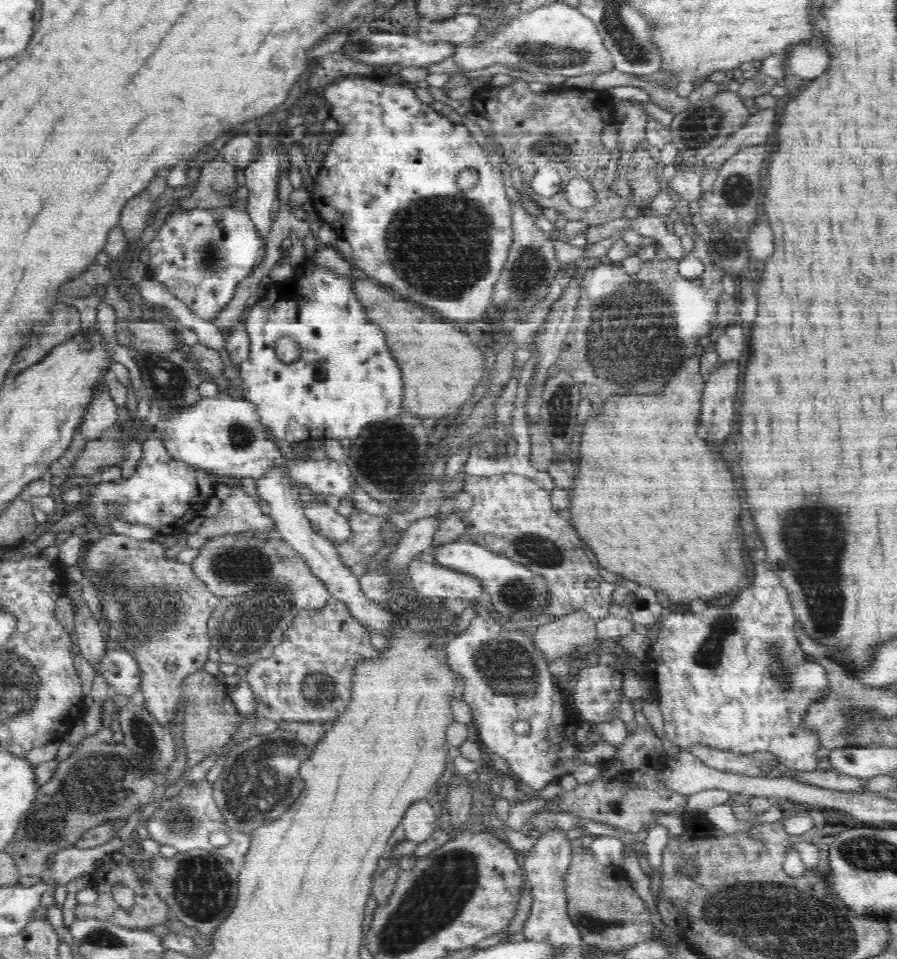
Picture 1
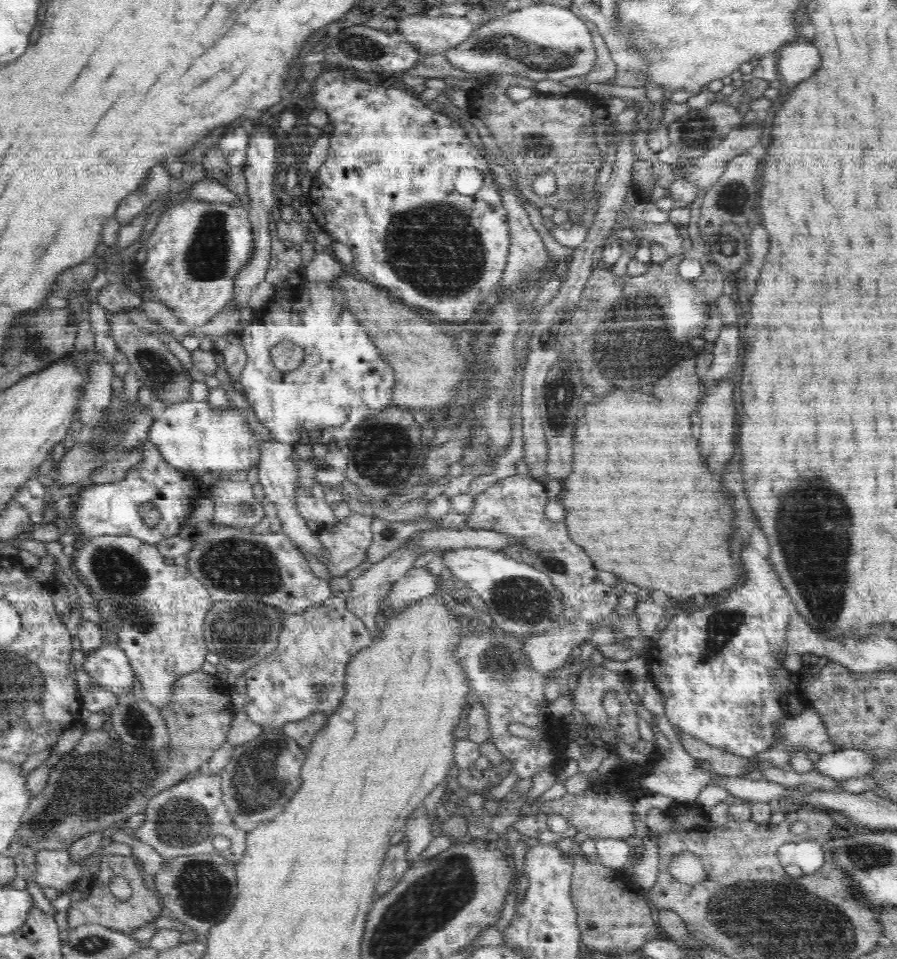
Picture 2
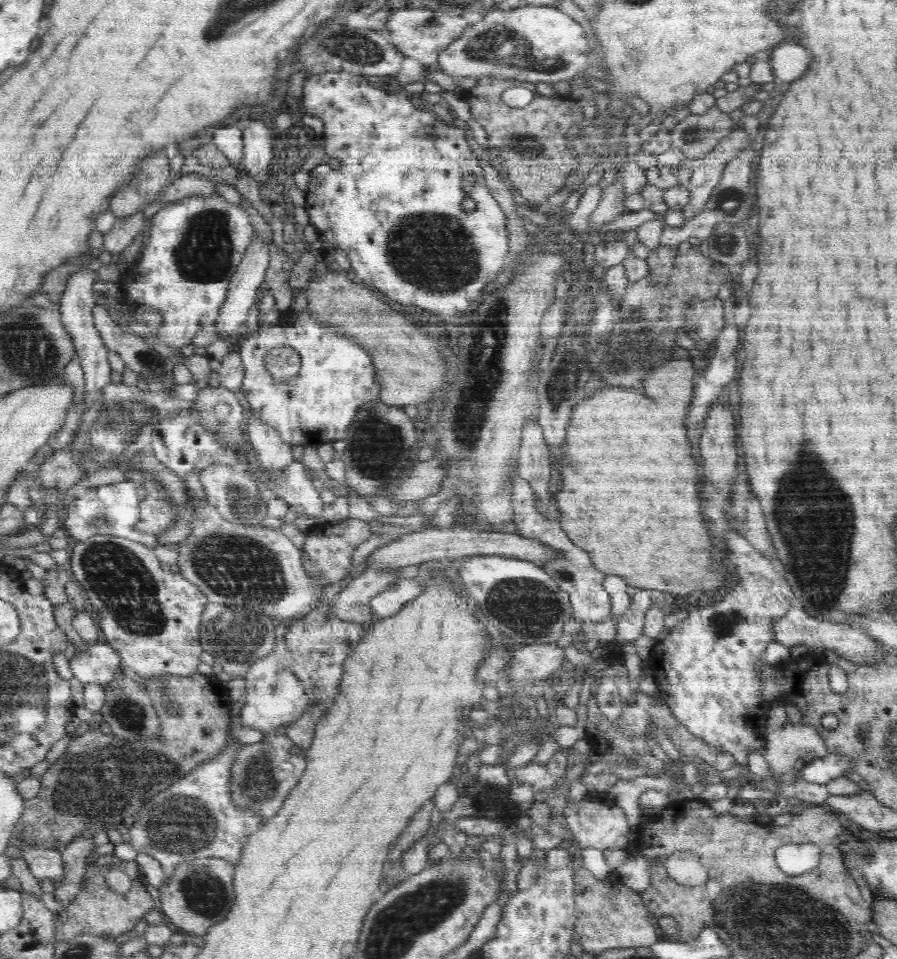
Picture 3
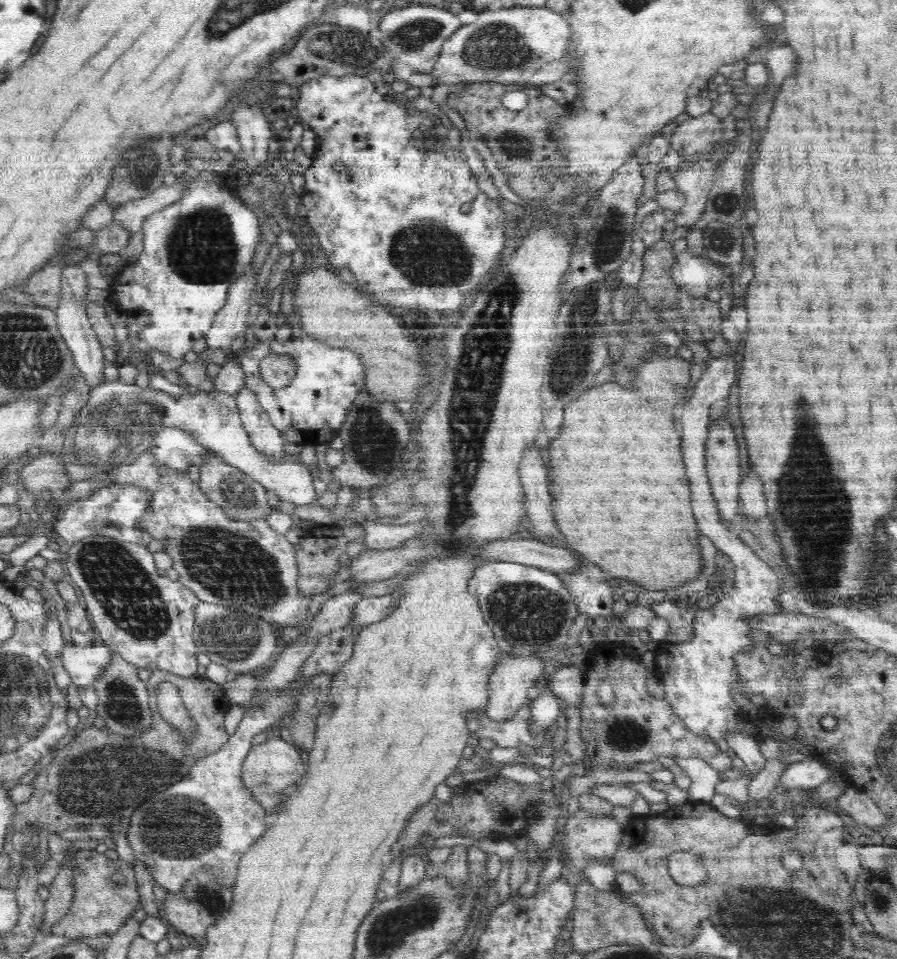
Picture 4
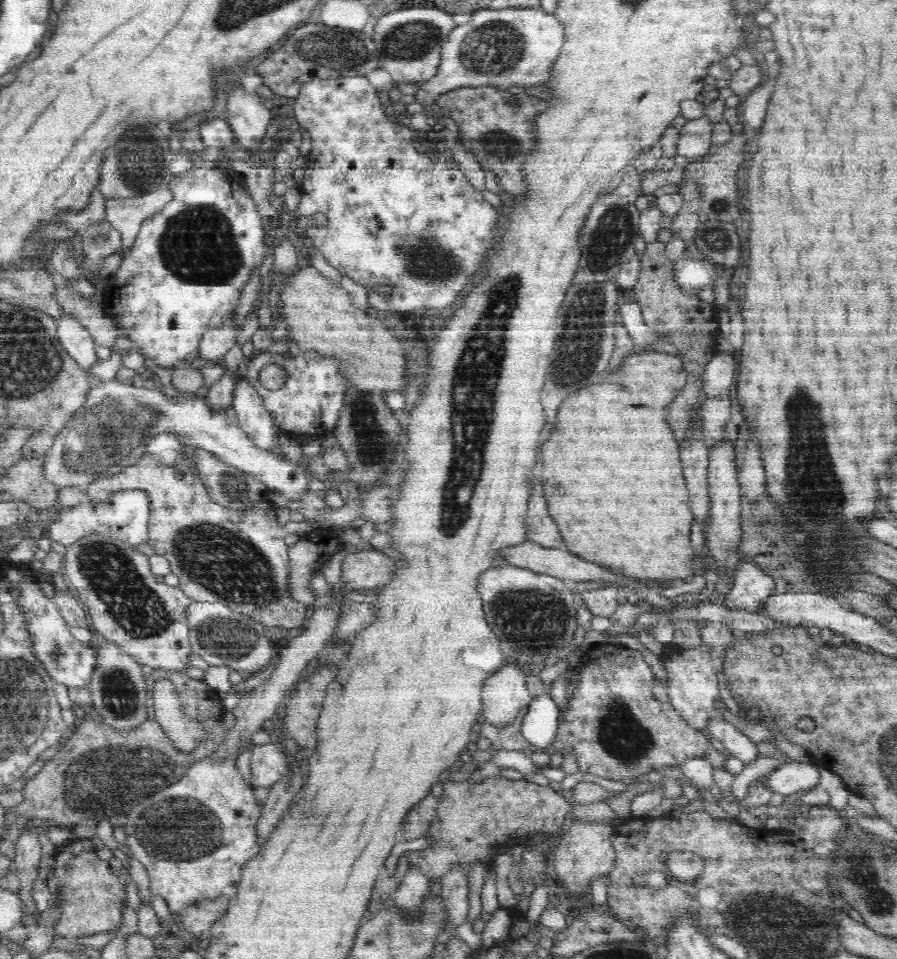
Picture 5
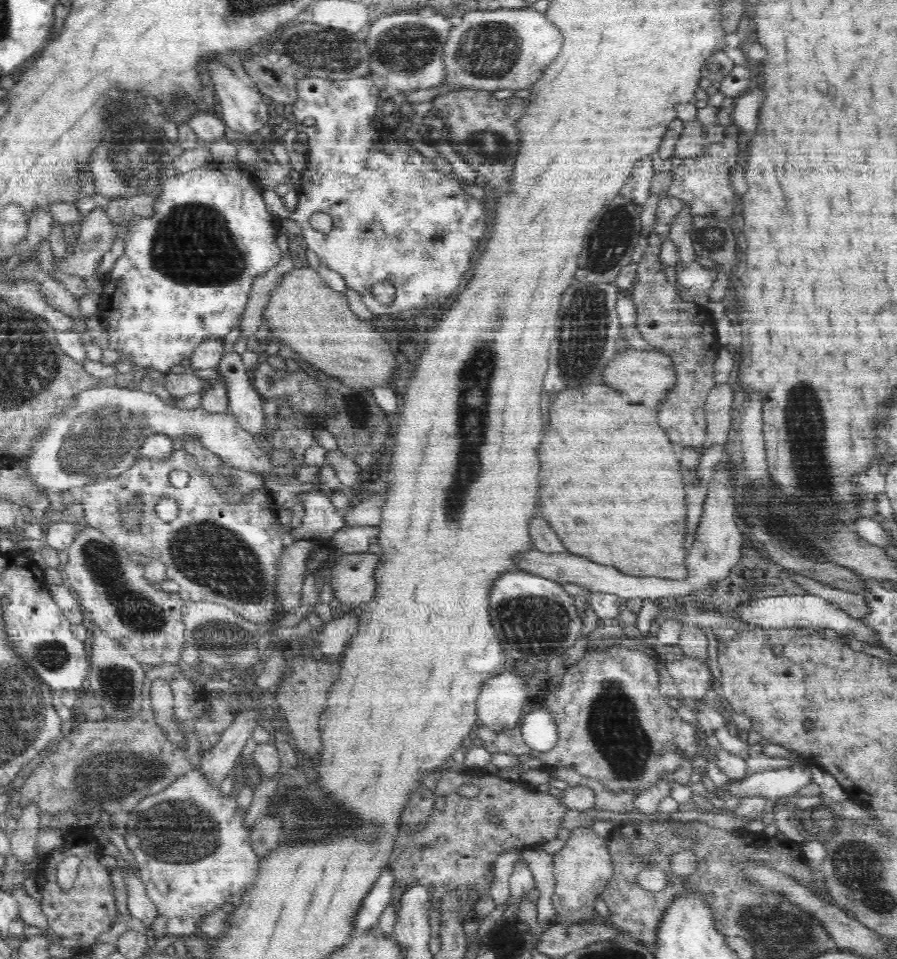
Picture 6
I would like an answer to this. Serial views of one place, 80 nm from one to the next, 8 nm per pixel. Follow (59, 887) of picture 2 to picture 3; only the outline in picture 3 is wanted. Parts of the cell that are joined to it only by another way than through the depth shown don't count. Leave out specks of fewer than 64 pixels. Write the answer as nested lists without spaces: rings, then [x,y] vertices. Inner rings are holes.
[[[19,838],[13,839],[13,843],[37,880],[48,878],[54,884],[62,880],[62,876],[64,876],[62,864],[64,863],[62,863],[61,852],[50,848],[29,848],[29,845]]]

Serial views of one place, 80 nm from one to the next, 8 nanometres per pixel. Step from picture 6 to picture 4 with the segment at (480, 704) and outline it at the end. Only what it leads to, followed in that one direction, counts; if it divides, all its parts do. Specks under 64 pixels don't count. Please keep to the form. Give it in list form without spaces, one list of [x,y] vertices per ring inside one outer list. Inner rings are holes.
[[[534,652],[530,656],[506,654],[503,660],[498,662],[498,666],[496,666],[494,672],[489,676],[487,684],[488,702],[485,706],[485,714],[492,720],[497,720],[498,722],[500,720],[510,720],[518,712],[522,704],[530,702],[528,699],[528,690],[537,681],[538,676],[541,676],[543,679],[547,676],[546,669],[544,669],[547,661],[544,662],[542,659],[534,658],[539,653]]]

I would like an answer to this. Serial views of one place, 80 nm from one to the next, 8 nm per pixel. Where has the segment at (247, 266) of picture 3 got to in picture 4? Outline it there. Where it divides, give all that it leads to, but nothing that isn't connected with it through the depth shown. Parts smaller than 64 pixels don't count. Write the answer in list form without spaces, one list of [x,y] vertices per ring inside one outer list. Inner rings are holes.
[[[248,264],[244,274],[236,282],[232,282],[226,304],[222,306],[211,330],[205,335],[208,349],[223,351],[234,343],[242,331],[245,331],[250,308],[249,301],[255,288],[253,270],[254,267]]]

